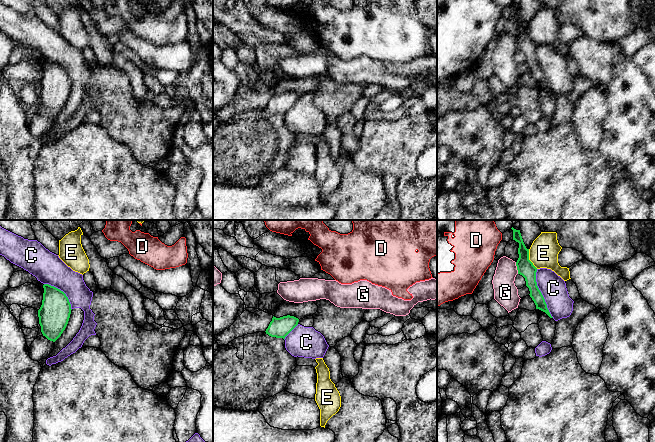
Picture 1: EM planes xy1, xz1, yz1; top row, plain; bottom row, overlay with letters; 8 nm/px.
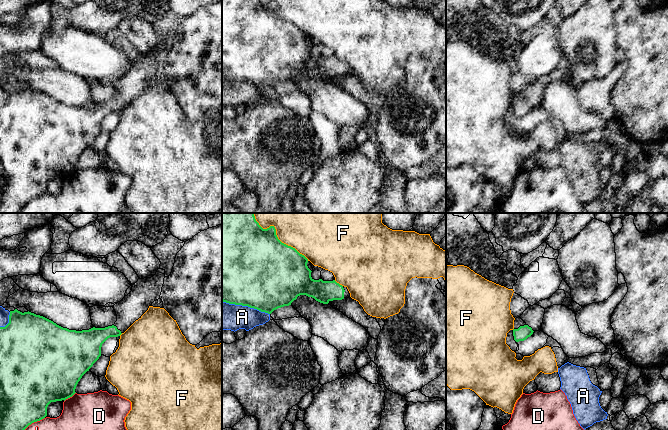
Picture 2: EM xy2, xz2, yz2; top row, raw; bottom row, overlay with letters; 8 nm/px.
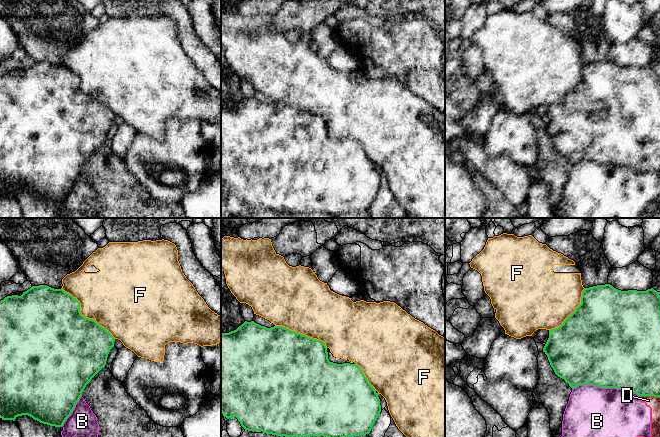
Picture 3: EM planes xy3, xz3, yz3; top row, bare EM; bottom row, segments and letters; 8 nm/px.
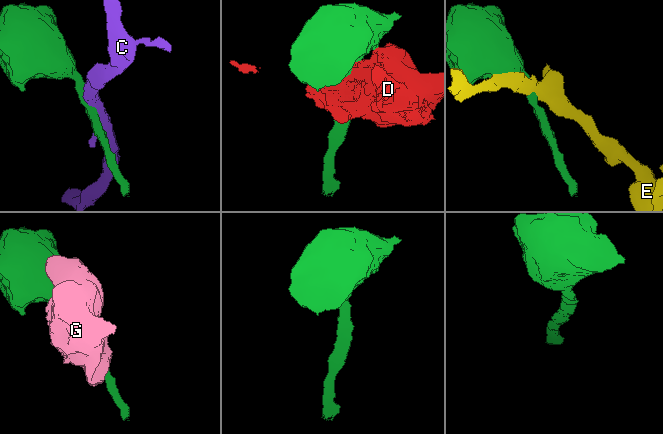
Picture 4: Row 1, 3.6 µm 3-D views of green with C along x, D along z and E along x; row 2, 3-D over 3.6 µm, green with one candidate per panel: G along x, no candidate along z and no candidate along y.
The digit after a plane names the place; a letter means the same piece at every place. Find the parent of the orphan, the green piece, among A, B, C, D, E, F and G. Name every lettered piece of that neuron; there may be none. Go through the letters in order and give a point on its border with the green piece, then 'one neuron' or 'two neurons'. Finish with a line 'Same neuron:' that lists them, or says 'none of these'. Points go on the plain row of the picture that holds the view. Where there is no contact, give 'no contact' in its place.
A: xz2 (246, 81) | two neurons
B: yz3 (606, 163) | two neurons
C: yz1 (541, 69) | two neurons
D: yz3 (649, 171) | two neurons
E: yz1 (528, 35) | two neurons
F: xy3 (83, 92) | two neurons
G: yz1 (517, 44) | two neurons
Same neuron: none of these

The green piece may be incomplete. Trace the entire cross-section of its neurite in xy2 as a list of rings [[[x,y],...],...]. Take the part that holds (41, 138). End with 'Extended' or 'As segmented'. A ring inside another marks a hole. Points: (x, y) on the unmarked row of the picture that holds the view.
[[[158,45],[151,54],[138,55],[132,61],[132,67],[114,81],[117,97],[105,104],[89,106],[69,106],[53,97],[31,88],[10,87],[9,99],[0,103],[0,213],[19,213],[32,199],[47,192],[47,183],[51,178],[72,173],[82,152],[89,147],[101,132],[102,120],[110,113],[118,113],[148,86],[149,82],[160,75],[164,60],[165,46]]]. Extended

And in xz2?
[[[222,0],[222,77],[248,82],[261,88],[271,90],[274,86],[289,82],[300,71],[314,74],[316,77],[328,80],[333,76],[349,74],[350,69],[344,63],[333,57],[314,56],[307,42],[308,35],[295,24],[282,19],[274,2],[263,5],[259,0]]]. Extended

